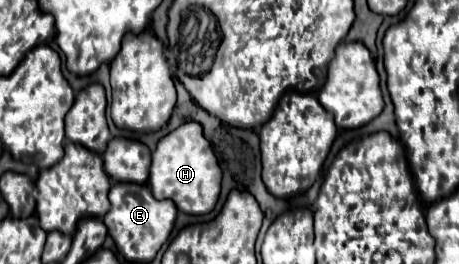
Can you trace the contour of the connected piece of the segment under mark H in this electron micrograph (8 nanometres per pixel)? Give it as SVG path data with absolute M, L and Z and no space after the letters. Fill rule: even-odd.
M187 121L159 141L153 153L149 189L155 199L171 199L177 209L187 215L205 215L215 209L221 191L221 175L221 167L211 143L203 137L201 125Z

